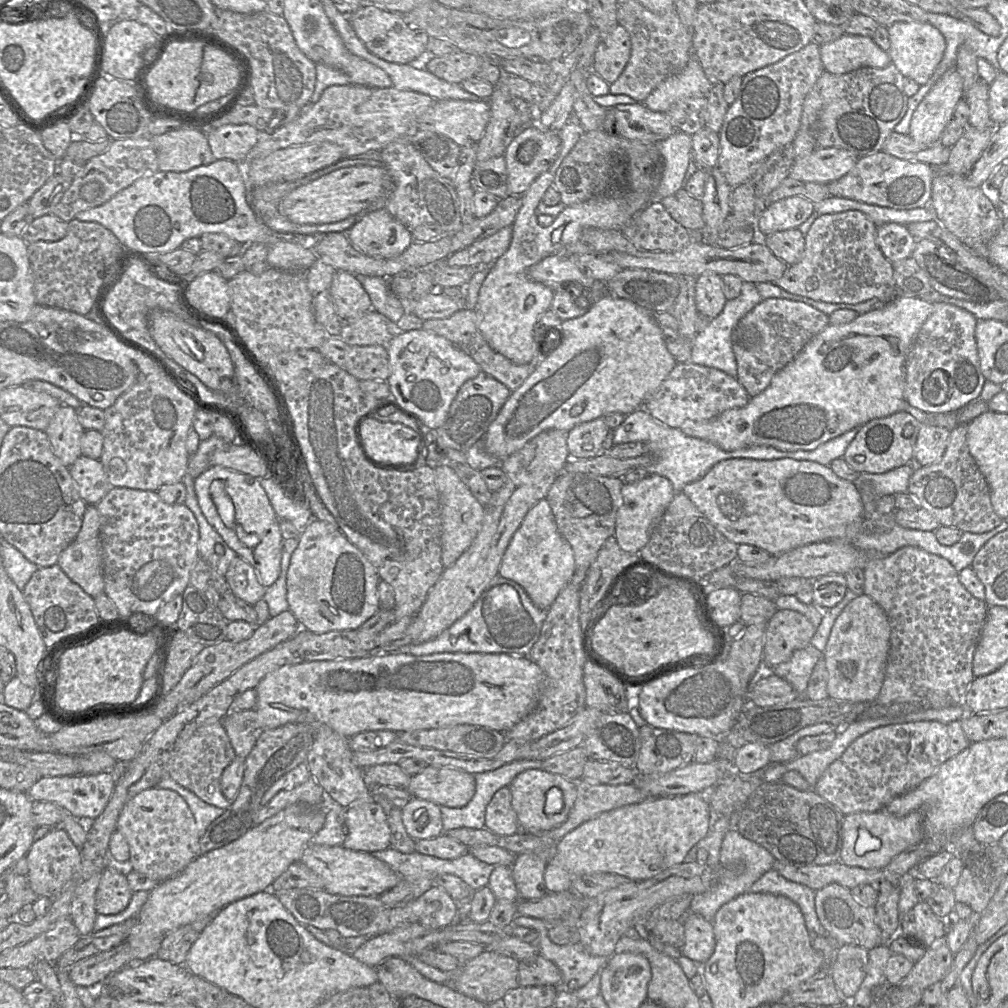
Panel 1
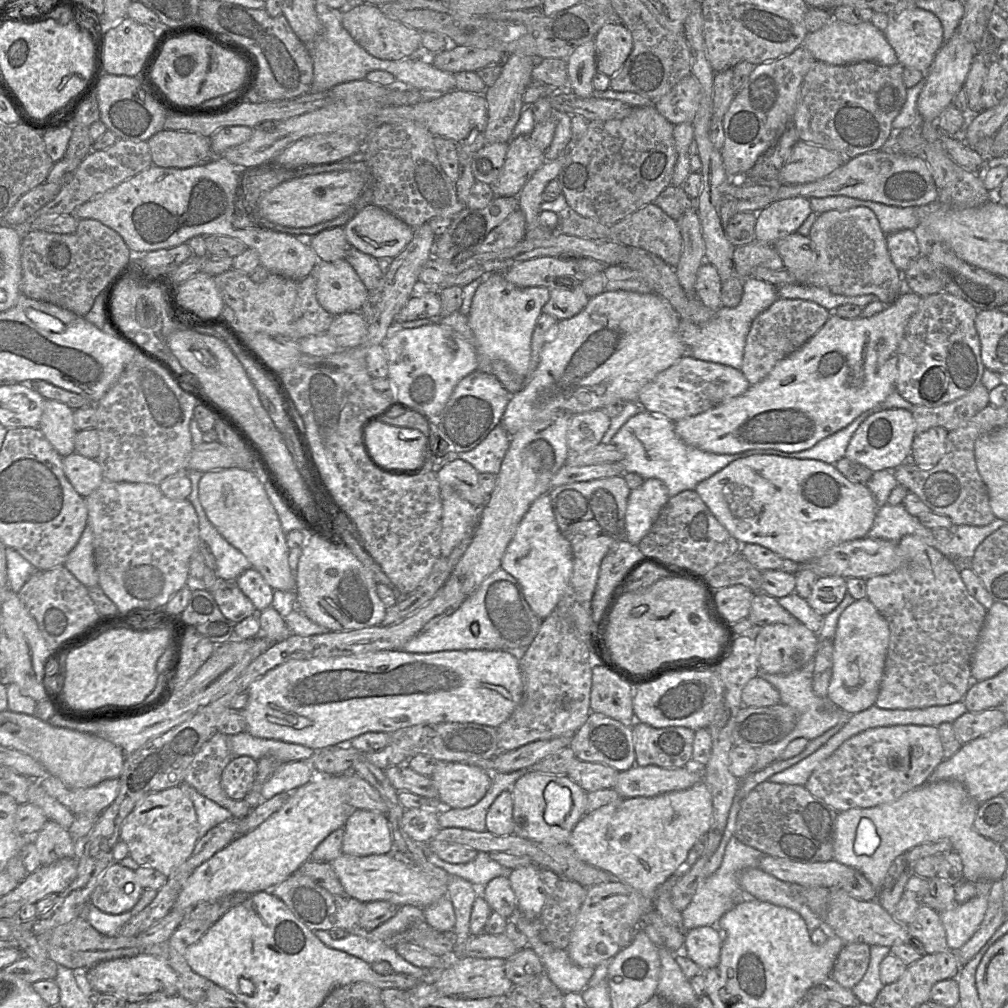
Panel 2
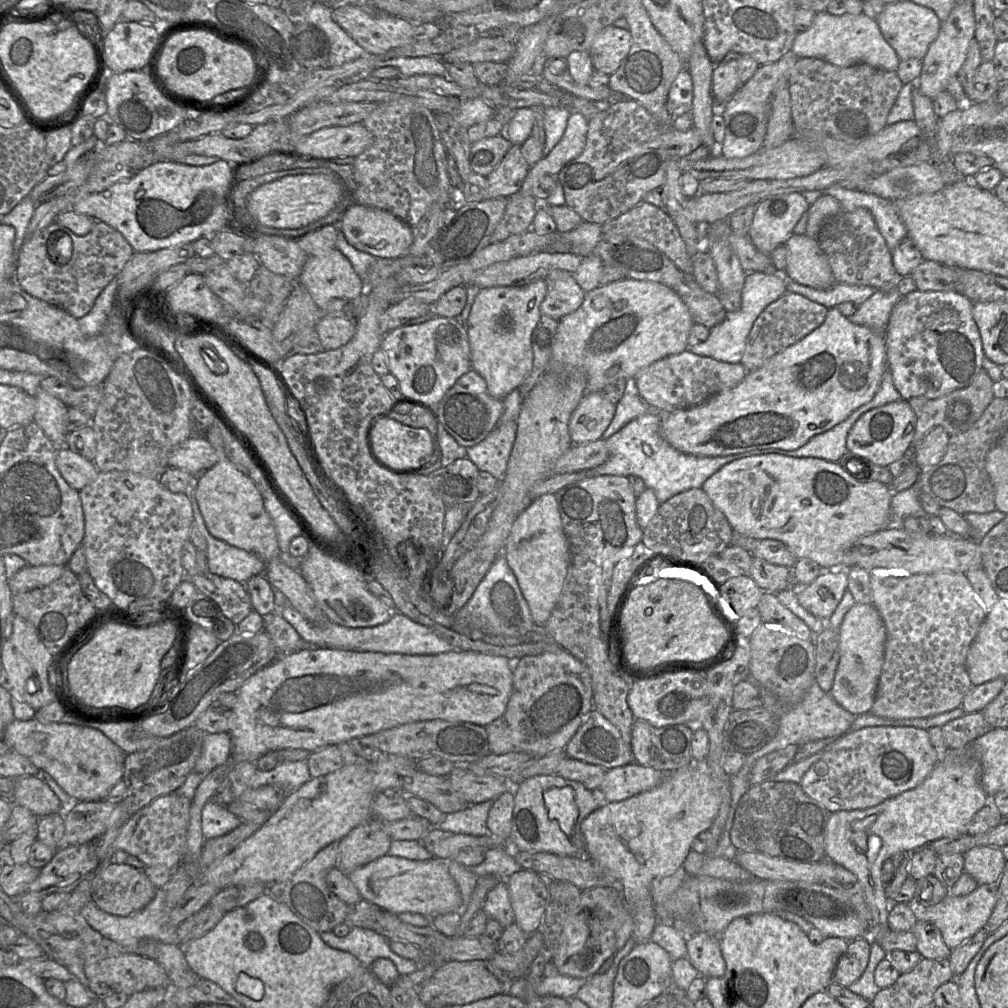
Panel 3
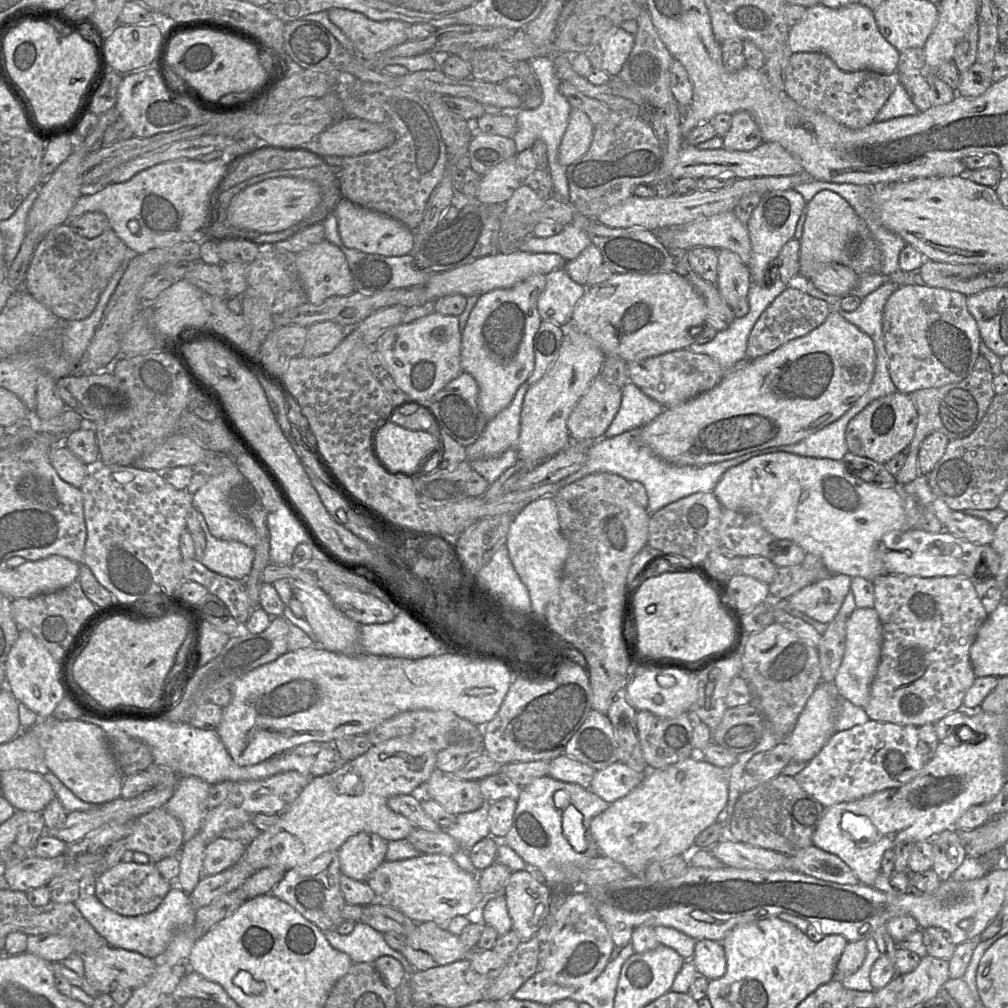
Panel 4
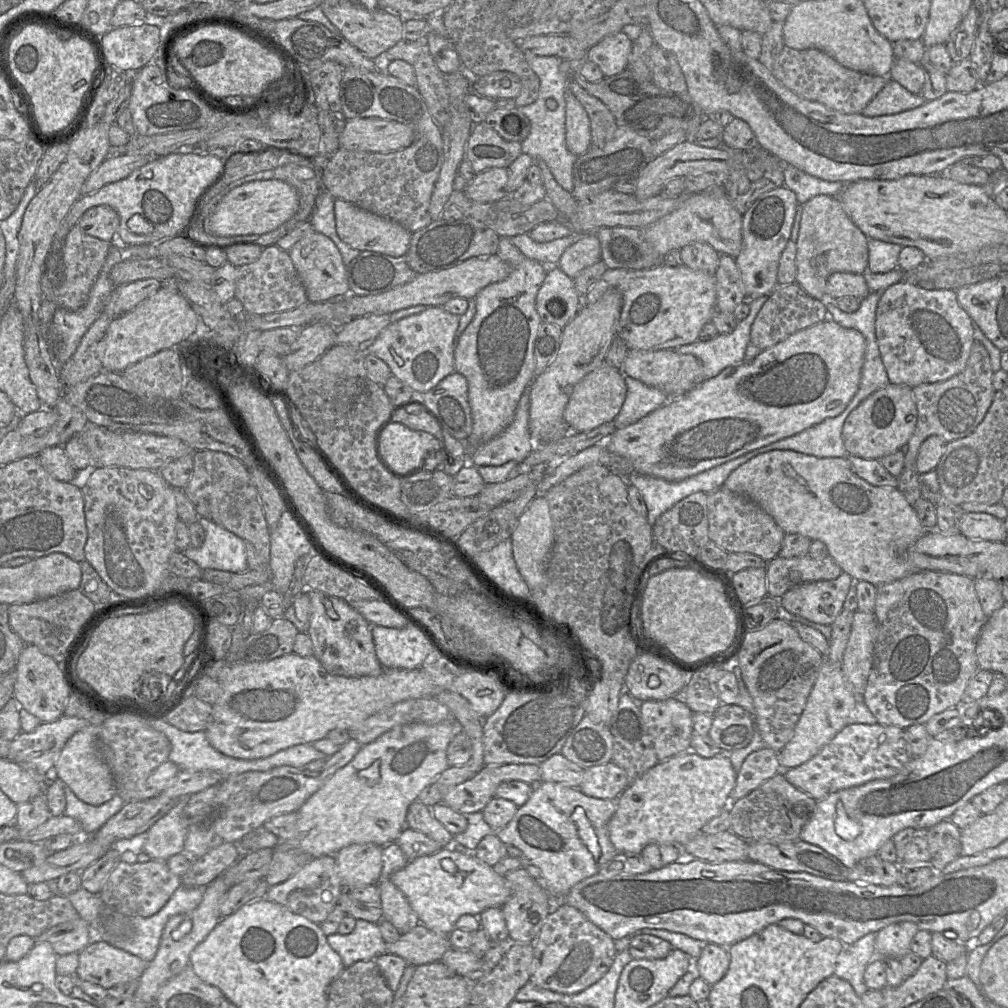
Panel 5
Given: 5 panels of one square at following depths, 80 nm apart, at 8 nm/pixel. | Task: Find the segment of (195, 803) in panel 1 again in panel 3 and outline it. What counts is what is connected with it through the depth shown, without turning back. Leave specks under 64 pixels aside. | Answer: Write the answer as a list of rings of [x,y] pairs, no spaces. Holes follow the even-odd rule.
[[[213,799],[204,805],[201,819],[206,840],[226,835],[244,822]]]

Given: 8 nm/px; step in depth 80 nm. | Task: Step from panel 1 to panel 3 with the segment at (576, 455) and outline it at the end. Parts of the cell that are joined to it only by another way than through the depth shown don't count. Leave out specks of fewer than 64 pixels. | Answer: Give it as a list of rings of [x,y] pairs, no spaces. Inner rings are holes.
[[[586,392],[568,424],[572,444],[579,445],[601,439],[615,415],[616,406],[601,392]]]

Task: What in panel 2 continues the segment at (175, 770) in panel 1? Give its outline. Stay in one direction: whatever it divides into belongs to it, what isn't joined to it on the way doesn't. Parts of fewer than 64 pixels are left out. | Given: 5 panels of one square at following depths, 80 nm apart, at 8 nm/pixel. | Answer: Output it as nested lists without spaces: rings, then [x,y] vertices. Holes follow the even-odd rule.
[[[217,731],[194,757],[186,770],[184,782],[195,788],[201,795],[229,810],[233,814],[233,817],[243,819],[248,816],[255,805],[262,801],[261,789],[260,792],[250,792],[246,798],[241,800],[234,800],[226,795],[221,786],[221,779],[225,767],[232,758],[233,755],[227,744],[227,735]]]

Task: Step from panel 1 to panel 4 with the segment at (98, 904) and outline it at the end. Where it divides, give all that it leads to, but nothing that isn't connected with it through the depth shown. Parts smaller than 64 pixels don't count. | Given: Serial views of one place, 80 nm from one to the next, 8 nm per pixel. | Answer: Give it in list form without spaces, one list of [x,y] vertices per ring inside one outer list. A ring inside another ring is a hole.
[[[120,862],[97,875],[94,894],[110,910],[134,917],[156,910],[171,888],[172,883],[161,876],[154,863]]]

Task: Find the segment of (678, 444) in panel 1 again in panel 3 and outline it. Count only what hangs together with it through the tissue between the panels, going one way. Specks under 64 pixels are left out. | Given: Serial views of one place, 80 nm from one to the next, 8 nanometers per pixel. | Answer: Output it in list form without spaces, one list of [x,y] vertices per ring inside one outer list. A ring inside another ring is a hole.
[[[657,410],[630,421],[605,441],[609,450],[608,460],[600,466],[587,470],[587,478],[600,475],[638,476],[646,488],[650,488],[660,504],[684,491],[701,488],[704,482],[728,463],[745,457],[762,455],[766,450],[755,453],[728,456],[698,456],[683,453],[671,446],[661,434],[663,414]]]

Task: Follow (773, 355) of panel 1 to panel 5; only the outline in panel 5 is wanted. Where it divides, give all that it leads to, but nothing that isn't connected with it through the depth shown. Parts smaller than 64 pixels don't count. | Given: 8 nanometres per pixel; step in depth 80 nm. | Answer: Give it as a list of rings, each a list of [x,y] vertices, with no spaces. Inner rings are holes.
[[[798,283],[778,285],[769,295],[751,326],[750,342],[763,351],[827,317],[826,302],[810,296]]]

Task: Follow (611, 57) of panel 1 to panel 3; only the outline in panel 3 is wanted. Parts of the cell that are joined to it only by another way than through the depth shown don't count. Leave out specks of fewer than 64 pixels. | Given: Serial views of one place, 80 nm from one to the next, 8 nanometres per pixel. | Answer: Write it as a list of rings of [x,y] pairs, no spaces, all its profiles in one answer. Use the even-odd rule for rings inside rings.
[[[610,25],[594,39],[589,54],[595,71],[612,75],[620,67],[632,46],[628,29]]]

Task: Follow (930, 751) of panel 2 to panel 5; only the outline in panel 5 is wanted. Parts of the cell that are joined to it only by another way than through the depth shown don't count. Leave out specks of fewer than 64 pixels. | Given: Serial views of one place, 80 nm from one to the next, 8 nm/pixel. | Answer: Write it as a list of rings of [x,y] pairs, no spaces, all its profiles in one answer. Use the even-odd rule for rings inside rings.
[[[855,723],[845,726],[812,759],[787,769],[784,776],[793,786],[819,801],[843,789],[872,780],[889,779],[897,775],[910,760],[912,757],[907,750],[904,729],[880,723]]]

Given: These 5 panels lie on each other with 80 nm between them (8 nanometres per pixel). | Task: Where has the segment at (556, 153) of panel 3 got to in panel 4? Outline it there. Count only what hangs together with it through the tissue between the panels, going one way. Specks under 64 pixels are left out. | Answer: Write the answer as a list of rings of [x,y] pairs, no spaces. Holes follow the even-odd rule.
[[[572,108],[558,151],[558,161],[568,166],[588,150],[593,138],[594,125],[580,109]]]

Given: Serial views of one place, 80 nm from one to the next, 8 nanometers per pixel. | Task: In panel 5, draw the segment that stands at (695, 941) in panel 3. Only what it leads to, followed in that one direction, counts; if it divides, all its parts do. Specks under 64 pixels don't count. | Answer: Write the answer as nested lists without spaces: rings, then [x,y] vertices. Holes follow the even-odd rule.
[[[705,943],[700,956],[694,960],[693,969],[709,985],[720,981],[730,964],[728,948],[715,943]]]

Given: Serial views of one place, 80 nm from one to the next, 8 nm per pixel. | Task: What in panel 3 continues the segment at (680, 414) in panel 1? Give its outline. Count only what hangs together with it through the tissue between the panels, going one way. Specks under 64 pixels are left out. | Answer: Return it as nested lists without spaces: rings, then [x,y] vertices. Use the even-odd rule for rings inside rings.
[[[690,349],[669,355],[646,366],[633,378],[637,393],[652,410],[667,414],[699,405],[720,392],[739,384],[746,369],[739,363],[728,363],[694,354]]]

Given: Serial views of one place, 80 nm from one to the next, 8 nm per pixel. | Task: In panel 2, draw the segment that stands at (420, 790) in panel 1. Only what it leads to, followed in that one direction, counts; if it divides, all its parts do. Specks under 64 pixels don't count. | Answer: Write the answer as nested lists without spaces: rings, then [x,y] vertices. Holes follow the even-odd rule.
[[[441,762],[431,775],[444,808],[467,808],[478,803],[492,782],[492,771],[467,763]]]

